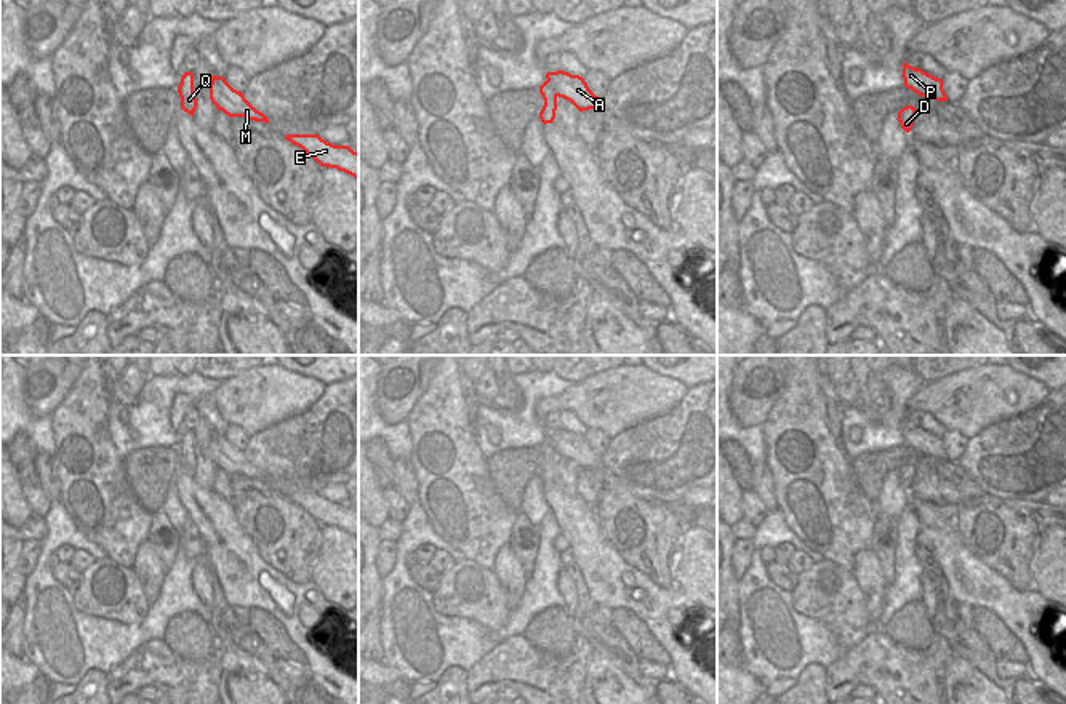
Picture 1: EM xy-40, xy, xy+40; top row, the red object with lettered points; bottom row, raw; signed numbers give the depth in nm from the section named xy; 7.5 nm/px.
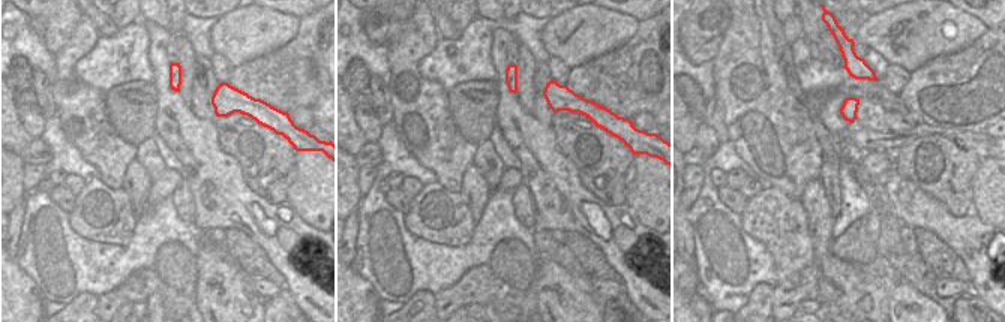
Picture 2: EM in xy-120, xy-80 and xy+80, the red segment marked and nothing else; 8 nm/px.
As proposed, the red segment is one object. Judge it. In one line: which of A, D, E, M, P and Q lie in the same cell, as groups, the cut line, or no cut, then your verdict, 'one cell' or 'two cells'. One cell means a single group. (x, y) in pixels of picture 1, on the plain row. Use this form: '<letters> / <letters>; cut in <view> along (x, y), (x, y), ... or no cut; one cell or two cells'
A E M P / D Q; cut in xy along (548, 437), (557, 453); two cells

